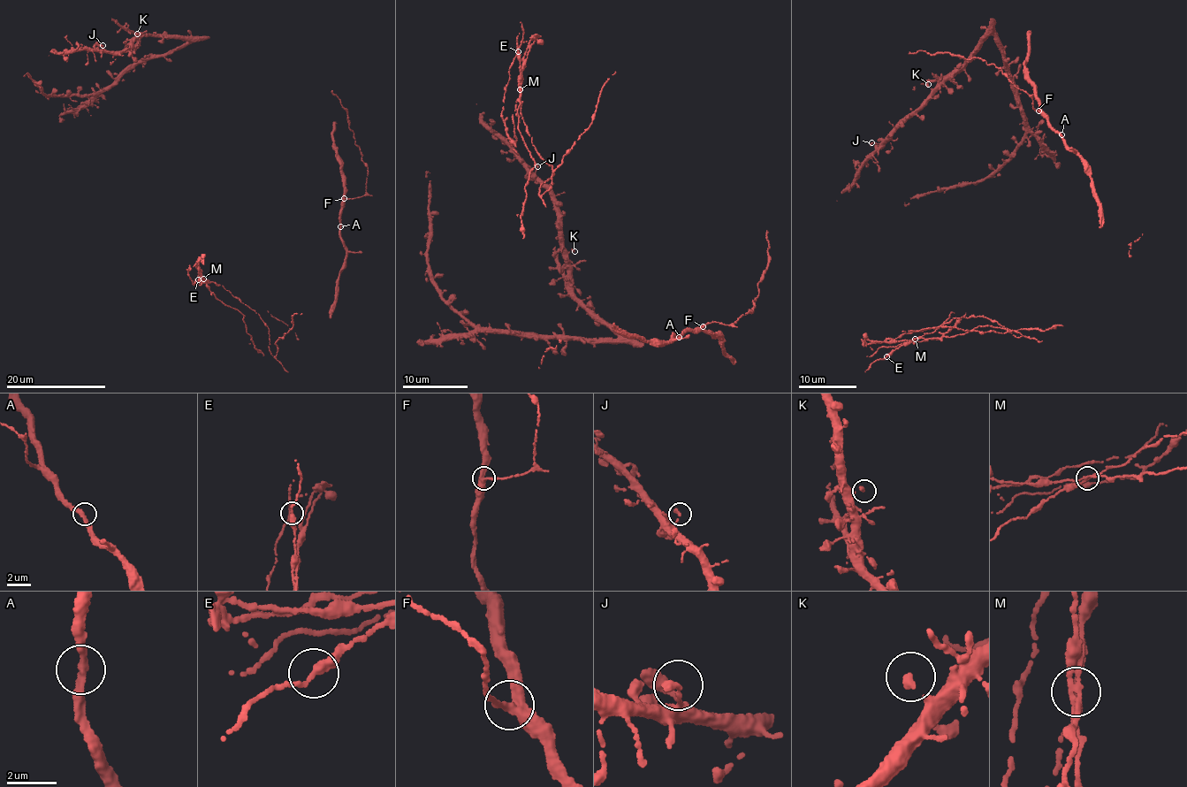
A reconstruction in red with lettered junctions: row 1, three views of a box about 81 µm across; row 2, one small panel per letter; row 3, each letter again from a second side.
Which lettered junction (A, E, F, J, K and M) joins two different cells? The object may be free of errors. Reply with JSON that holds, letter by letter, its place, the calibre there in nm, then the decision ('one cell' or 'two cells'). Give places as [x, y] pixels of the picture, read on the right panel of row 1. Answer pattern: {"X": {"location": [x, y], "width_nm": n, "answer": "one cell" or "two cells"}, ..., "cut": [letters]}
{"A": {"location": [1061, 134], "width_nm": 320, "answer": "one cell"}, "E": {"location": [886, 356], "width_nm": 280, "answer": "one cell"}, "F": {"location": [1038, 110], "width_nm": 300, "answer": "one cell"}, "J": {"location": [871, 142], "width_nm": 320, "answer": "one cell"}, "K": {"location": [928, 84], "width_nm": 280, "answer": "one cell"}, "M": {"location": [915, 339], "width_nm": 240, "answer": "two cells"}, "cut": ["M"]}

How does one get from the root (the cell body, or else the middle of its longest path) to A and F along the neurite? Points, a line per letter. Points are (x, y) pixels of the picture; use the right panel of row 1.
A: (1089, 171), (1083, 158), (1066, 145), (1061, 134)
F: (1089, 171), (1083, 158), (1066, 145), (1063, 136), (1038, 110)

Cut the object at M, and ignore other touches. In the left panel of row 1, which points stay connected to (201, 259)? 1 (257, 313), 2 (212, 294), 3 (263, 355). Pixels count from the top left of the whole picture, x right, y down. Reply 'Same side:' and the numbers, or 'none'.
Same side: 2, 3

